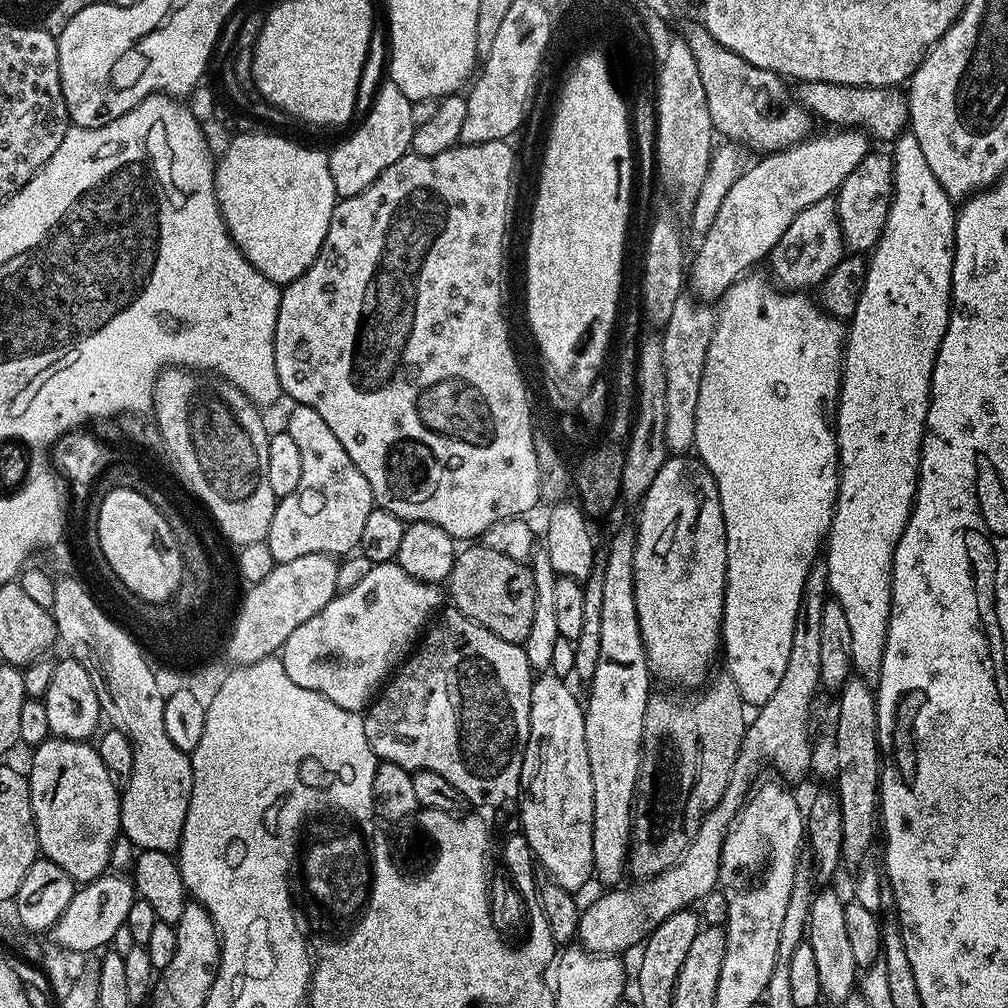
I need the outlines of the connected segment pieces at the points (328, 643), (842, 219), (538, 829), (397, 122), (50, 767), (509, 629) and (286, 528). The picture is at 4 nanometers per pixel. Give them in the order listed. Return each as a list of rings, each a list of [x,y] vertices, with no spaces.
[[[373,564],[370,574],[366,574],[366,578],[358,582],[358,586],[337,591],[332,600],[326,602],[326,606],[322,606],[318,614],[314,614],[314,618],[302,622],[302,626],[298,626],[298,630],[294,630],[290,638],[286,638],[278,659],[284,664],[288,675],[287,683],[306,686],[306,690],[317,697],[330,698],[334,706],[342,706],[342,710],[349,714],[363,713],[381,691],[385,681],[397,671],[401,661],[413,651],[429,621],[437,615],[440,592],[437,585],[410,578],[410,574],[406,574],[400,564]]]
[[[870,150],[850,170],[846,182],[842,182],[839,192],[835,193],[838,222],[844,235],[845,249],[856,254],[868,254],[880,241],[882,230],[886,226],[886,218],[892,205],[892,157],[887,151]]]
[[[540,674],[533,679],[532,682],[532,693],[530,694],[530,734],[528,735],[528,741],[524,747],[524,761],[522,762],[522,774],[520,775],[520,795],[518,797],[518,805],[520,804],[520,824],[522,827],[522,835],[528,839],[528,845],[532,848],[533,857],[538,861],[539,867],[540,864],[549,872],[551,883],[562,886],[568,892],[573,894],[579,893],[579,888],[587,882],[588,879],[593,879],[594,873],[592,870],[592,863],[594,862],[594,778],[590,778],[590,754],[588,753],[588,747],[586,746],[586,722],[584,721],[584,704],[582,703],[581,697],[580,700],[567,688],[568,685],[566,680],[562,677],[558,677],[553,674]]]
[[[381,83],[372,100],[371,108],[363,113],[362,121],[340,145],[328,156],[330,178],[334,178],[337,197],[353,196],[366,190],[403,156],[409,155],[412,147],[412,132],[416,128],[414,118],[410,118],[413,101],[402,94],[397,84]]]
[[[49,738],[31,753],[32,769],[26,772],[43,859],[62,866],[77,882],[97,880],[109,871],[112,847],[121,835],[121,793],[110,782],[99,751],[90,745],[82,740]]]
[[[476,542],[457,551],[452,573],[446,581],[446,592],[447,588],[456,603],[453,604],[455,611],[506,642],[523,645],[530,634],[530,622],[534,622],[534,578],[527,563]]]
[[[296,404],[293,409],[288,416],[286,431],[298,445],[302,457],[302,479],[298,482],[294,494],[286,494],[276,501],[274,518],[270,518],[270,530],[266,541],[270,546],[270,554],[277,564],[302,558],[302,554],[347,557],[359,549],[362,529],[374,507],[370,482],[366,482],[366,478],[362,478],[362,470],[358,470],[354,462],[350,462],[350,454],[346,454],[342,442],[338,442],[330,426],[326,426],[326,422],[319,416],[318,410],[310,410],[310,406],[301,404]]]

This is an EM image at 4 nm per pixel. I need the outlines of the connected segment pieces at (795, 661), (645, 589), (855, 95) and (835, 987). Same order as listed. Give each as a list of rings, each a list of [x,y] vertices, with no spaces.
[[[817,562],[812,565],[810,574],[806,574],[802,602],[794,622],[794,638],[790,642],[790,658],[786,661],[786,675],[778,690],[774,690],[770,702],[759,705],[757,712],[760,713],[753,720],[751,717],[745,727],[744,741],[722,798],[709,812],[705,812],[698,834],[677,864],[654,877],[632,882],[629,888],[613,887],[593,904],[583,905],[576,934],[579,947],[584,951],[595,956],[624,954],[627,948],[634,947],[636,943],[637,947],[647,940],[659,924],[670,918],[670,914],[691,909],[695,900],[710,895],[712,888],[714,892],[720,878],[720,855],[728,828],[753,787],[752,775],[767,760],[776,767],[775,775],[785,781],[800,780],[807,774],[812,764],[812,736],[808,733],[812,724],[812,703],[816,700],[816,691],[822,688],[820,626],[822,606],[828,595],[828,565]]]
[[[672,454],[667,462],[658,470],[658,478],[650,482],[650,490],[646,490],[644,499],[638,505],[640,524],[635,525],[636,549],[634,550],[634,602],[638,606],[638,626],[642,630],[642,642],[648,651],[648,670],[657,681],[665,680],[665,685],[685,684],[685,689],[692,690],[703,685],[713,671],[712,663],[717,663],[718,653],[722,648],[720,639],[720,623],[724,613],[724,591],[726,590],[726,526],[722,514],[722,502],[718,498],[718,486],[710,474],[710,470],[702,461],[692,454]]]
[[[800,82],[795,85],[794,96],[813,117],[825,120],[825,125],[840,130],[859,130],[873,141],[895,141],[909,127],[908,102],[903,91],[896,88],[867,88],[842,86],[834,82]]]
[[[832,886],[821,887],[812,898],[806,933],[806,942],[810,950],[814,950],[818,965],[818,982],[822,985],[820,995],[835,1006],[844,1004],[858,988],[858,966],[848,941],[845,903],[845,897],[840,897]]]

